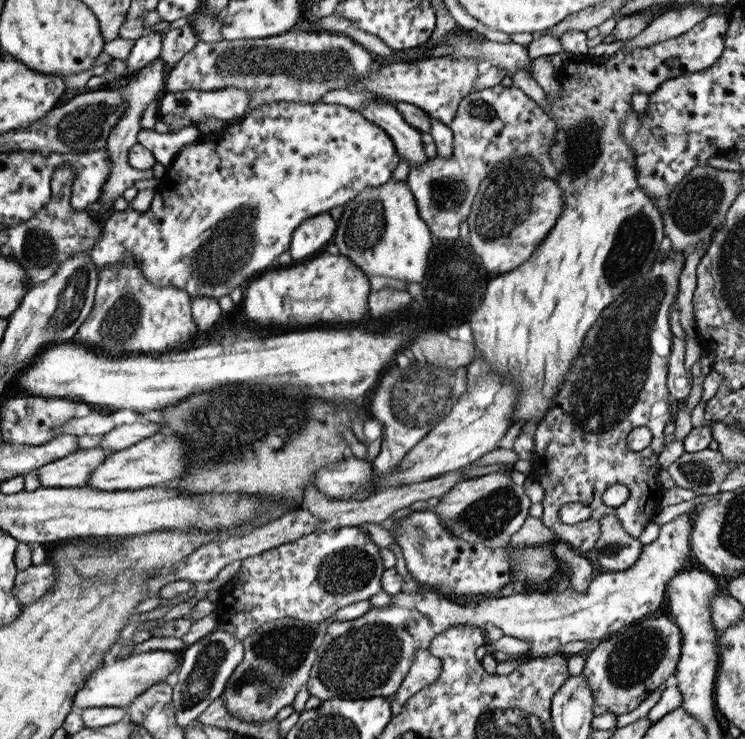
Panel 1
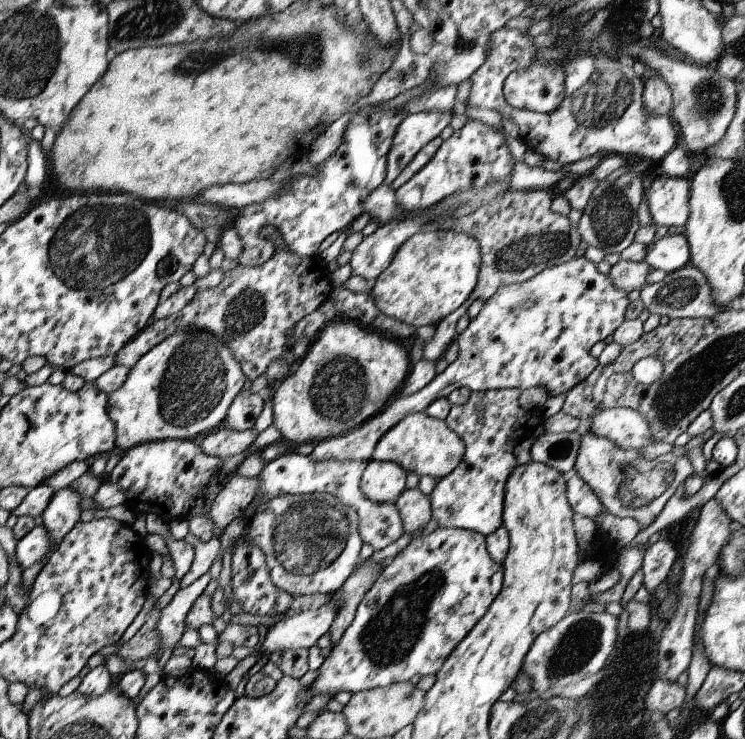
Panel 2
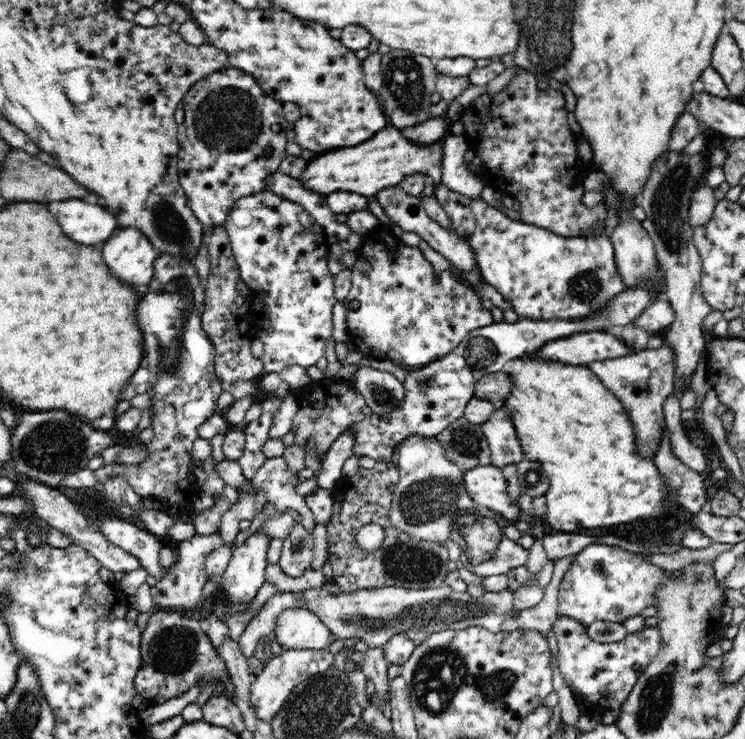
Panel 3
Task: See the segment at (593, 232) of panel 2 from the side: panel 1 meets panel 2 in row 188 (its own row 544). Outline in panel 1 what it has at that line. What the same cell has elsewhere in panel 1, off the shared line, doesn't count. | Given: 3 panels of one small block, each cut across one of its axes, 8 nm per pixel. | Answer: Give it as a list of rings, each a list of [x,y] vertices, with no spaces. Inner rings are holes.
[[[604,515],[599,523],[600,538],[590,551],[594,555],[593,562],[600,571],[628,570],[642,554],[643,545],[640,540],[628,536],[614,515]]]

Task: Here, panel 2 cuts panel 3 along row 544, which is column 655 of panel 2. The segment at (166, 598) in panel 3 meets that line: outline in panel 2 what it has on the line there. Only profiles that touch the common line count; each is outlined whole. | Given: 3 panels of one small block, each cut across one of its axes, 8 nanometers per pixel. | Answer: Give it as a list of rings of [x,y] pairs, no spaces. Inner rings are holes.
[[[661,175],[646,190],[652,222],[681,231],[690,214],[690,186],[688,179]]]

